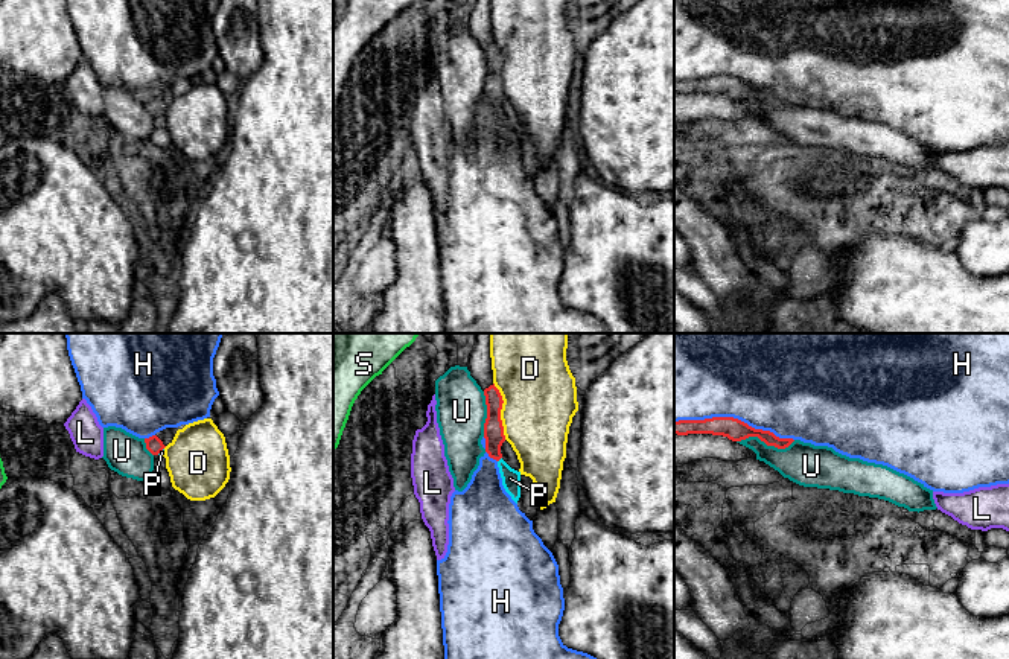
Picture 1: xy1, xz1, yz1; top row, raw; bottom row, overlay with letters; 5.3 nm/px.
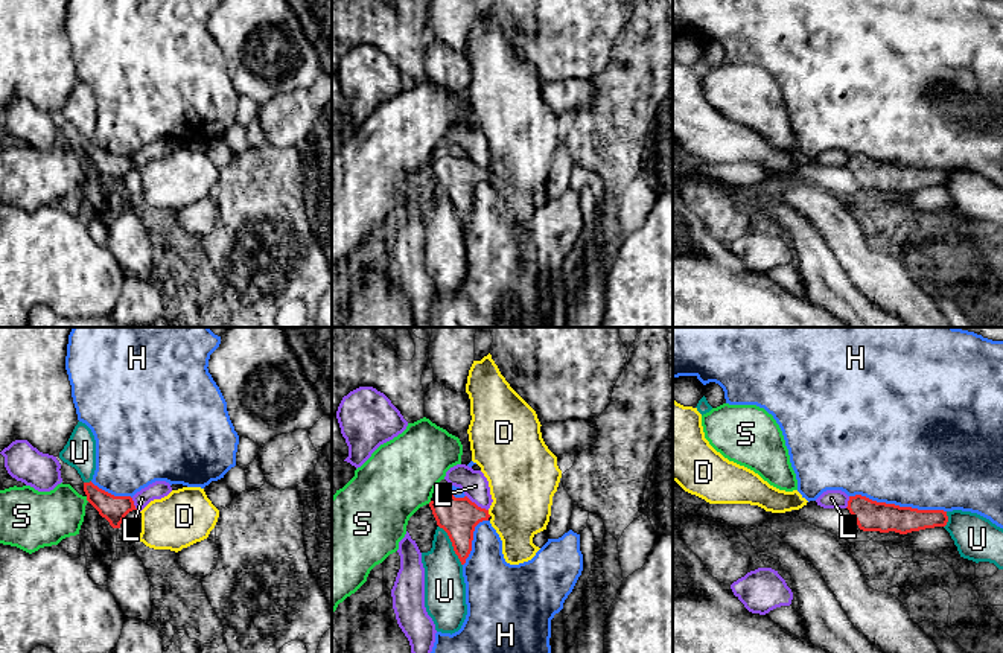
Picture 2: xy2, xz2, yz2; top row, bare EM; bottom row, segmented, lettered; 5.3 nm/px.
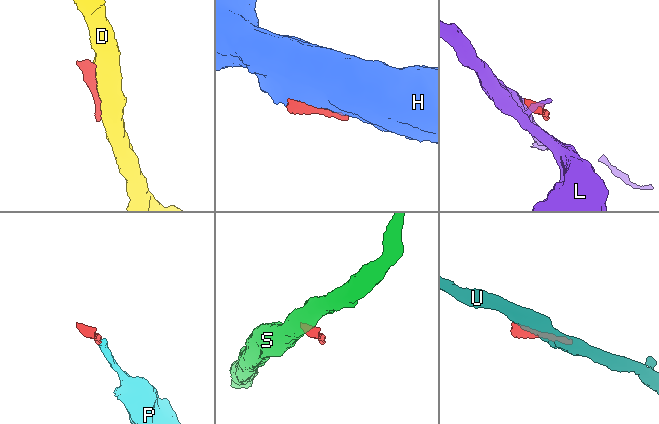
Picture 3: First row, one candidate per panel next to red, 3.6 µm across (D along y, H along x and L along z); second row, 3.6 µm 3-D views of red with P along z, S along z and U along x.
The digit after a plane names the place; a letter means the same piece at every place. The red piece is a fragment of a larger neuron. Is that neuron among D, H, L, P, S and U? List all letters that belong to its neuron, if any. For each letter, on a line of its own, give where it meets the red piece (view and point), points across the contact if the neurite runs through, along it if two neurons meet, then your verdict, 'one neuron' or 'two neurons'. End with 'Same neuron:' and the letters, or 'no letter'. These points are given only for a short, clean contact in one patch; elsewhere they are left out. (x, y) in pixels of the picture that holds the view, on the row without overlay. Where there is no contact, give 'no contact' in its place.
D: meets red in xz1 at (499, 70); two neurons
H: meets red in yz1 at (732, 76); two neurons
L: meets red in xz2 at (475, 163); border along xz2 (466, 154), (487, 169); two neurons
P: meets red in xz1 at (499, 117); runs through xz1 (493, 90), (493, 110), (499, 117), (510, 137); one neuron
S: meets red in xy2 at (87, 159); border along xy2 (85, 156), (89, 160); two neurons
U: meets red in yz1 at (766, 102); two neurons
Same neuron: P

